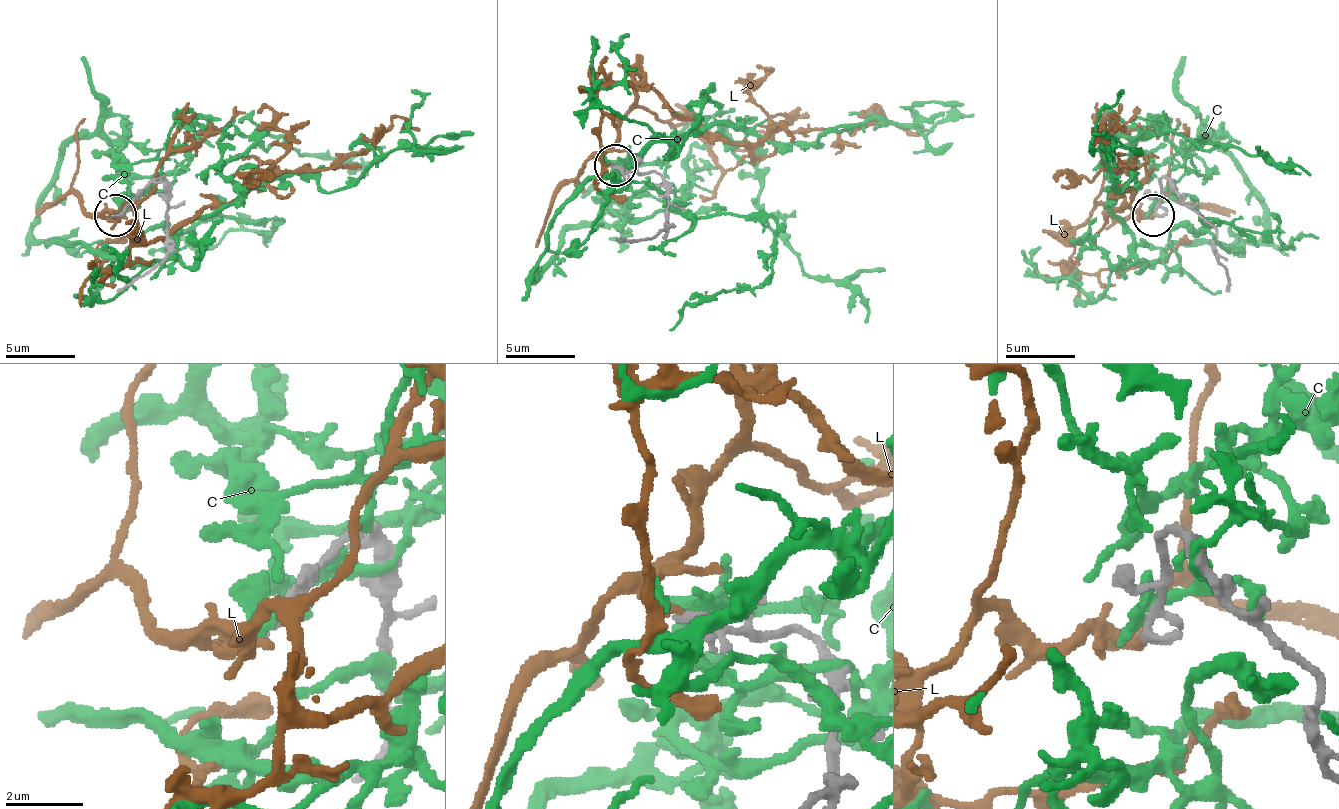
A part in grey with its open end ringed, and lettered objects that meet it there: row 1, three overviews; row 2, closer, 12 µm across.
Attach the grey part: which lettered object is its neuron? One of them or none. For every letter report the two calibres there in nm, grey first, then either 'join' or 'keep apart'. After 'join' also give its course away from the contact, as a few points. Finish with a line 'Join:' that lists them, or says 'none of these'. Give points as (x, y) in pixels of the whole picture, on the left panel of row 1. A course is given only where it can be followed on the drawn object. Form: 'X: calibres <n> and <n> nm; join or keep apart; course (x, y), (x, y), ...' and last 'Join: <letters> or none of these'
C: calibres 380 and 500 nm; keep apart
L: calibres 300 and 220 nm; join; course (114, 216), (125, 206), (152, 244), (239, 199), (263, 164), (329, 171), (398, 116), (419, 130)
Join: L

